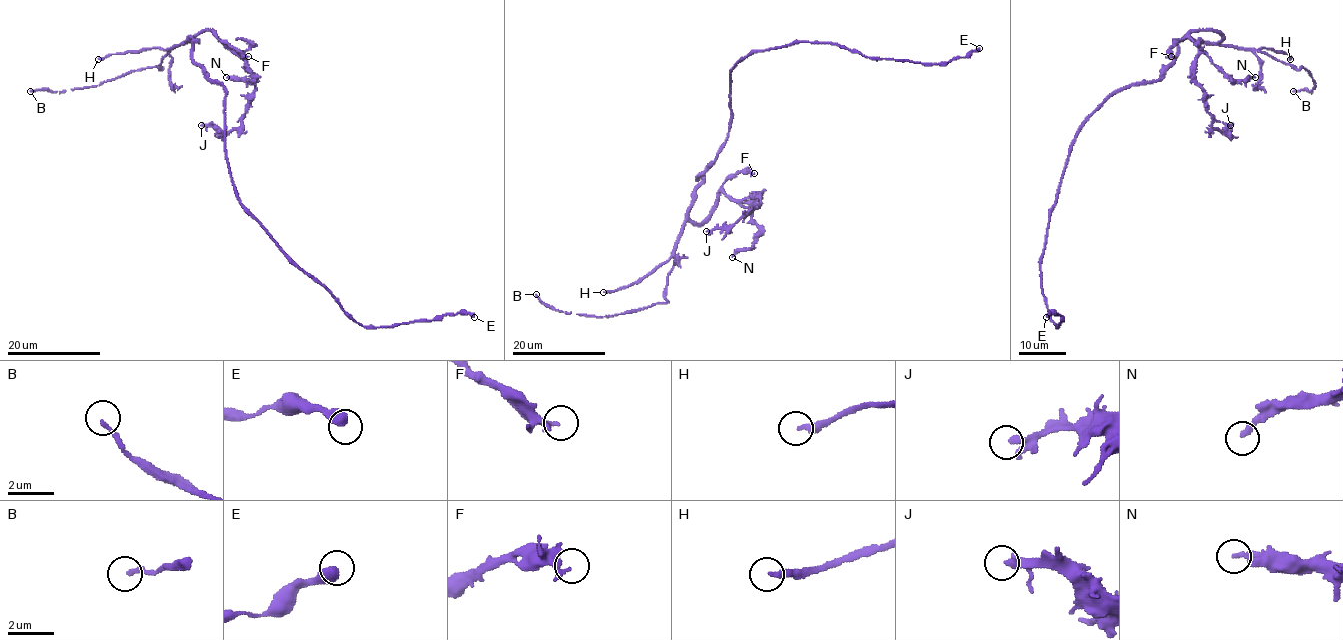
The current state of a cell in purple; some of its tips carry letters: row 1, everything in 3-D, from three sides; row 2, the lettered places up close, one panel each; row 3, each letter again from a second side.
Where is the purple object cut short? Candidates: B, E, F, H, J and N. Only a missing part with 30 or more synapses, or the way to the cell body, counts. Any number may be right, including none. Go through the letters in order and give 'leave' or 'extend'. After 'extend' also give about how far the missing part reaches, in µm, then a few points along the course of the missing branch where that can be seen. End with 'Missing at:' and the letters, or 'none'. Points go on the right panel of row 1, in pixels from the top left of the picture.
B: extend; missing 15 µm; course (1293, 91), (1265, 104)
E: leave
F: leave
H: extend; missing 60 µm; course (1290, 59), (1290, 62), (1260, 77), (1227, 82), (1214, 95), (1231, 123), (1230, 164), (1238, 167), (1254, 158)
J: leave
N: leave
Missing at: B, H

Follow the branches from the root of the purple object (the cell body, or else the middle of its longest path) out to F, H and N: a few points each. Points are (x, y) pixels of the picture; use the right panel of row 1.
F: (1101, 105), (1123, 89), (1155, 82), (1173, 61), (1177, 40), (1218, 42), (1221, 36), (1191, 31), (1171, 56)
H: (1101, 105), (1123, 89), (1155, 82), (1173, 61), (1176, 41), (1186, 38), (1239, 48), (1272, 48), (1290, 59)
N: (1101, 105), (1155, 82), (1177, 40), (1221, 39), (1193, 31), (1227, 76), (1255, 77)

